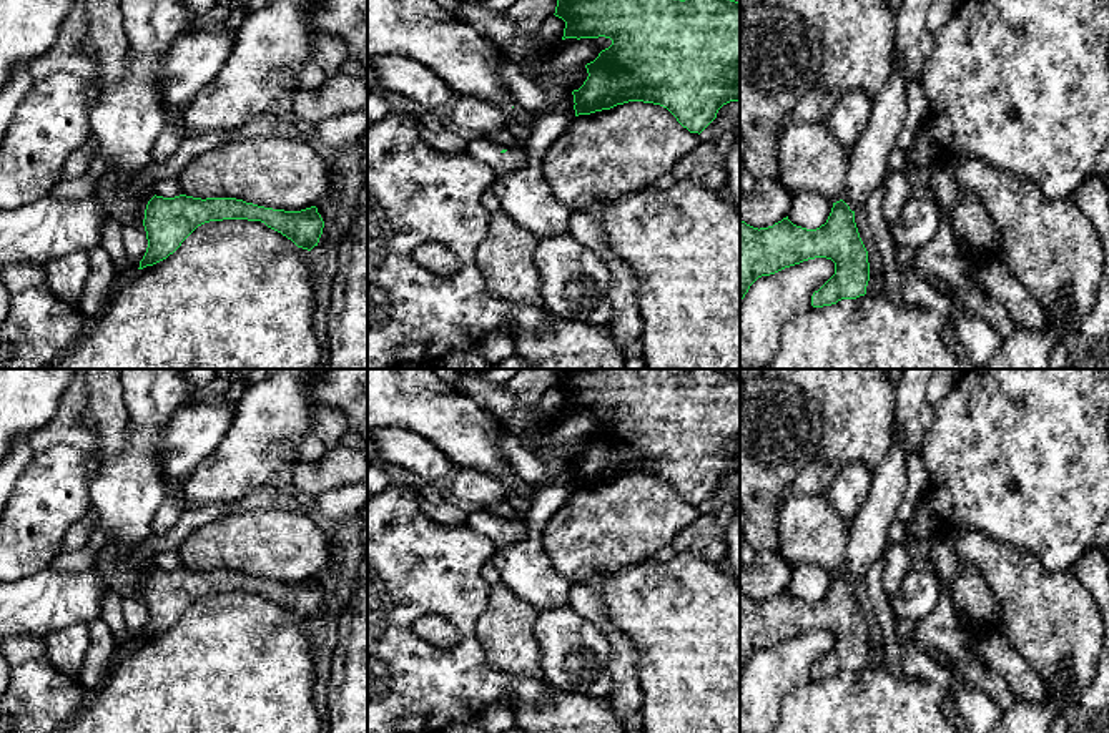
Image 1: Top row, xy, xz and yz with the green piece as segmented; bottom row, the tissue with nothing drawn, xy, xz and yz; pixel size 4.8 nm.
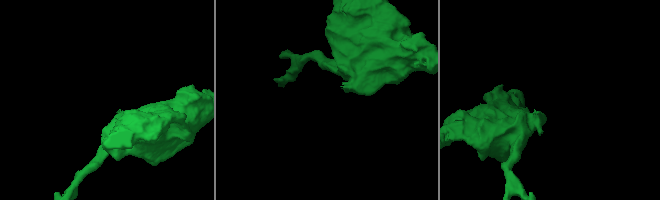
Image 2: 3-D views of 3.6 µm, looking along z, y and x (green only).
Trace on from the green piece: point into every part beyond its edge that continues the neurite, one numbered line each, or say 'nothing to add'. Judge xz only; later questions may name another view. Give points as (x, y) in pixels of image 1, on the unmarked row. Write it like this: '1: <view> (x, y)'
1: xz (481, 521)

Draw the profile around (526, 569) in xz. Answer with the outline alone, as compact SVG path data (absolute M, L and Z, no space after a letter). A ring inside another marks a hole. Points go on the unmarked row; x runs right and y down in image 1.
M540 532L524 542L497 547L492 562L500 582L540 610L567 603L572 582L554 568L544 552Z

